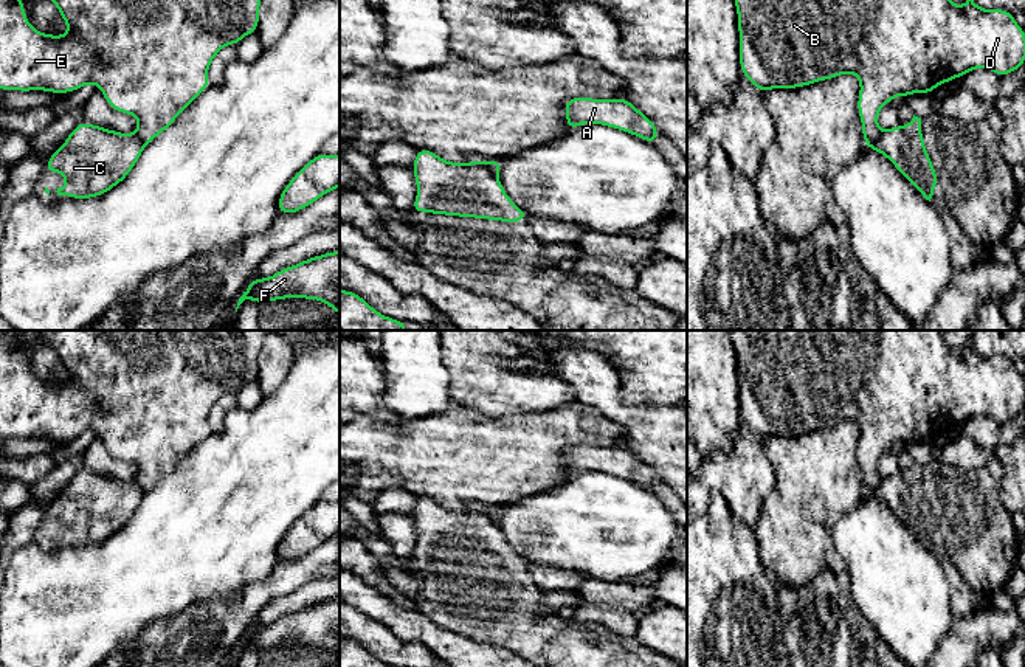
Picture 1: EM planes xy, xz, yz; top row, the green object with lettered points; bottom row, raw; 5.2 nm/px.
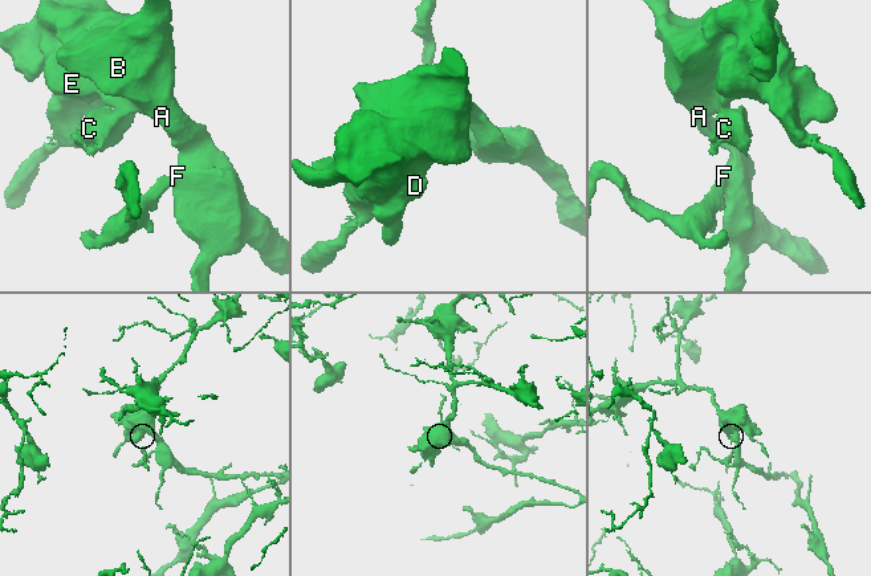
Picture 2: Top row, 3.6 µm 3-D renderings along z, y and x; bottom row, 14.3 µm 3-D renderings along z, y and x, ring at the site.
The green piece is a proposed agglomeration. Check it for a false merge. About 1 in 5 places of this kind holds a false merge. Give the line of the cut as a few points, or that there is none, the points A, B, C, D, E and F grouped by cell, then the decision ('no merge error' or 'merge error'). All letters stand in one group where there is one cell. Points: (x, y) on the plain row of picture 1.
yz (881, 480), (866, 492) | A B D E F / C | merge error

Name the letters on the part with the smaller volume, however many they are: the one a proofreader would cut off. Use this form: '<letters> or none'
C

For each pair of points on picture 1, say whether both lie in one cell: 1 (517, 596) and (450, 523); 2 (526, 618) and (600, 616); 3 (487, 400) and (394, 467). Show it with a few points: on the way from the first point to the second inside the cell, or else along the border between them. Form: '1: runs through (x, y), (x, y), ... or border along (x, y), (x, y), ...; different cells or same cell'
1: runs through (498, 577), (464, 542); same cell
2: border along (571, 619), (594, 622), (608, 628); different cells
3: border along (456, 404), (490, 416), (510, 414); different cells

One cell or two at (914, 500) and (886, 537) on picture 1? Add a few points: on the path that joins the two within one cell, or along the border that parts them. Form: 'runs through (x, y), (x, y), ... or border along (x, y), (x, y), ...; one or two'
border along (869, 497), (881, 500), (923, 545); two

